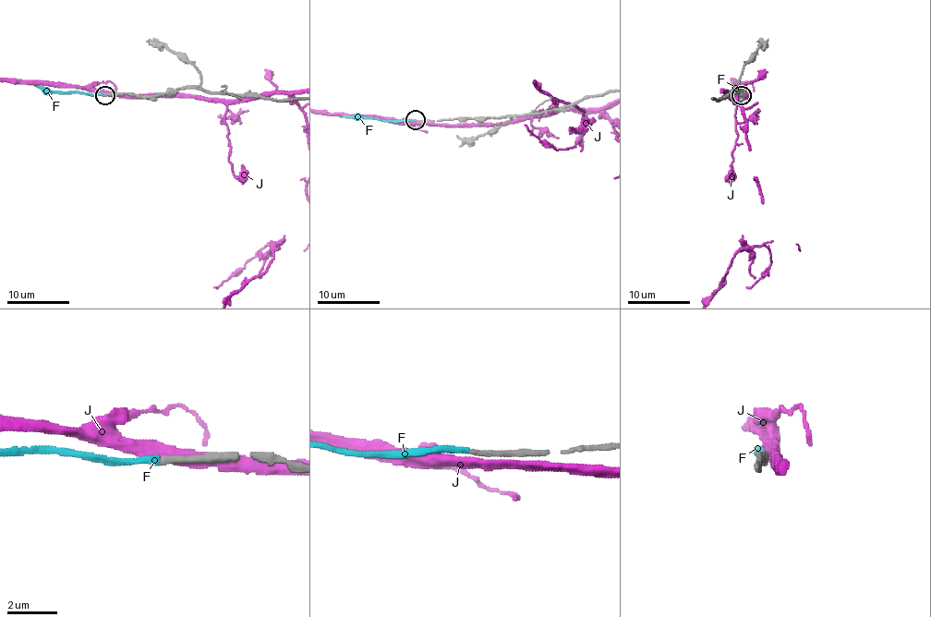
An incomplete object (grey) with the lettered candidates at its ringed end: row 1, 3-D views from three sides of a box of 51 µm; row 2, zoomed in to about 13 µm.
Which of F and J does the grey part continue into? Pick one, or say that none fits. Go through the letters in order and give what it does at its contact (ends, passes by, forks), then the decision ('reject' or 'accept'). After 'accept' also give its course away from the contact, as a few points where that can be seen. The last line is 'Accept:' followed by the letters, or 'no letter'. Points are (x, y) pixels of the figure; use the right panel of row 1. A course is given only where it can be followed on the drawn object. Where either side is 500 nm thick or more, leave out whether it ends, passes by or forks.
F: it ends | accept
J: it passes by | reject
Accept: F

